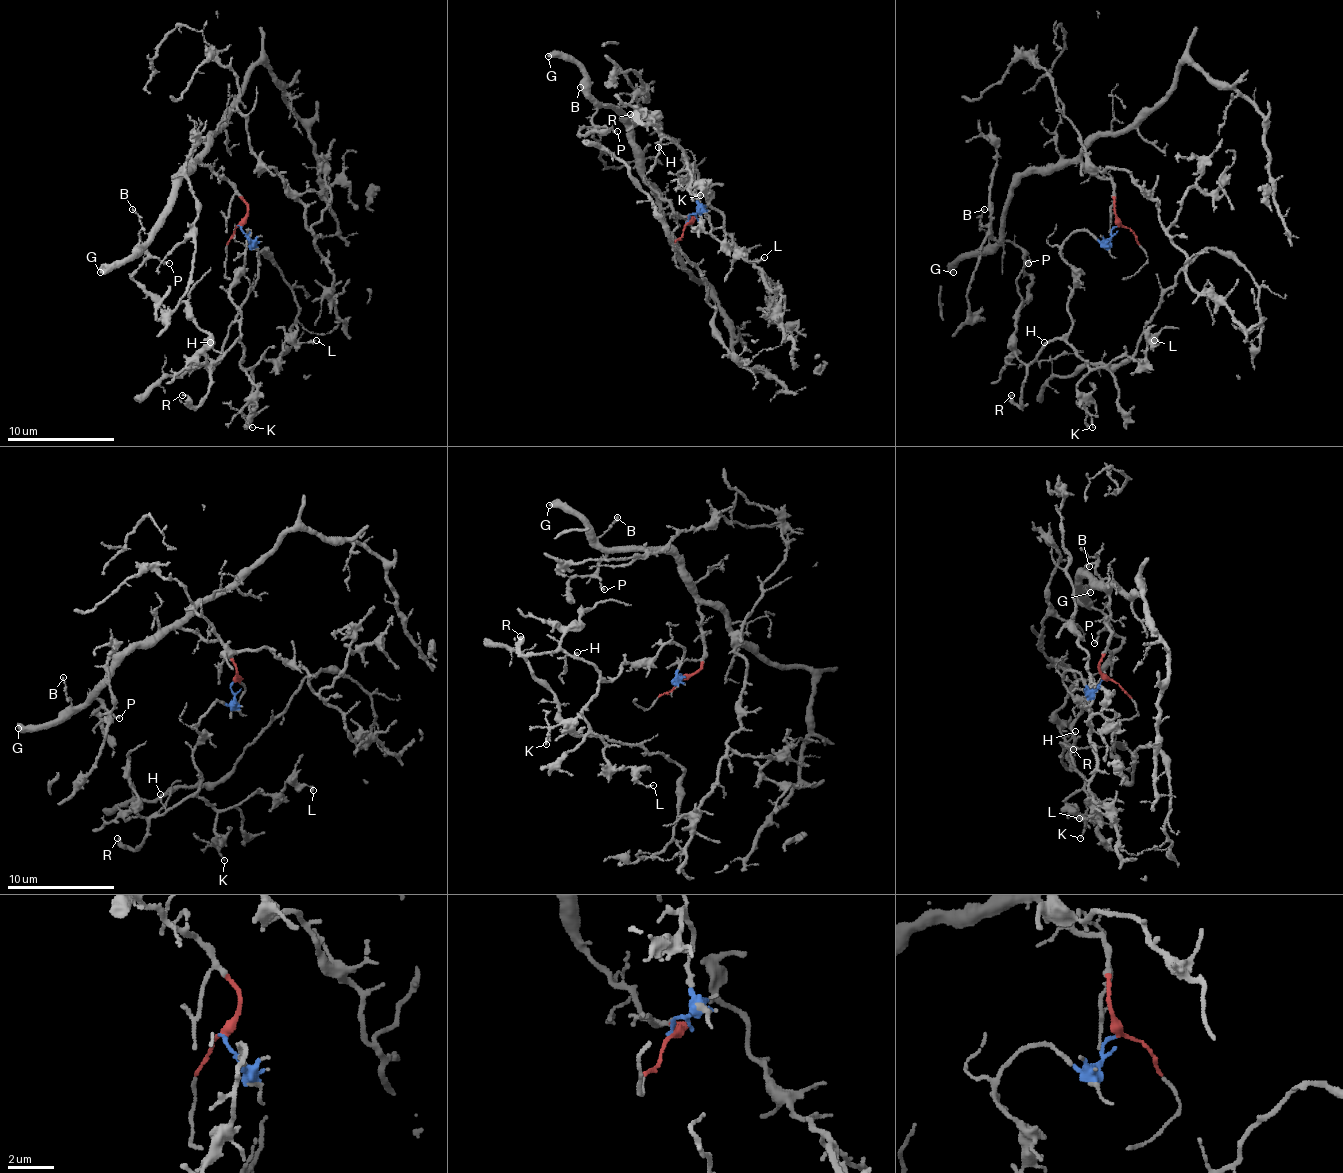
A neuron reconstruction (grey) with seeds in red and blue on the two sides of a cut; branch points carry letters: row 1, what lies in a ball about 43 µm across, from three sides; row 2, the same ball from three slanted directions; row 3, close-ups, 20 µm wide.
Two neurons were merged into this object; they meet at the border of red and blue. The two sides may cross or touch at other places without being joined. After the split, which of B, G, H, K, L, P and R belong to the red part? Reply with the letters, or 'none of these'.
B, G, P

